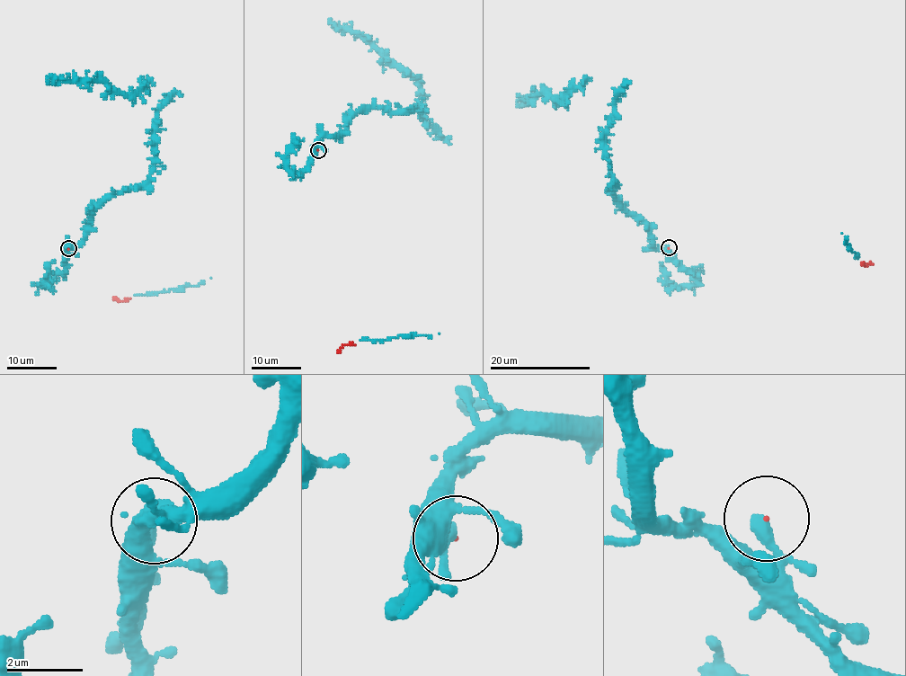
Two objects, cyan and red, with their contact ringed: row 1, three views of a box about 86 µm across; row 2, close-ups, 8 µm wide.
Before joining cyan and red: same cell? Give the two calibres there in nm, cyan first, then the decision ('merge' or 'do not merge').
400 nm thick on the cyan side, 20 nm on the other; merge

